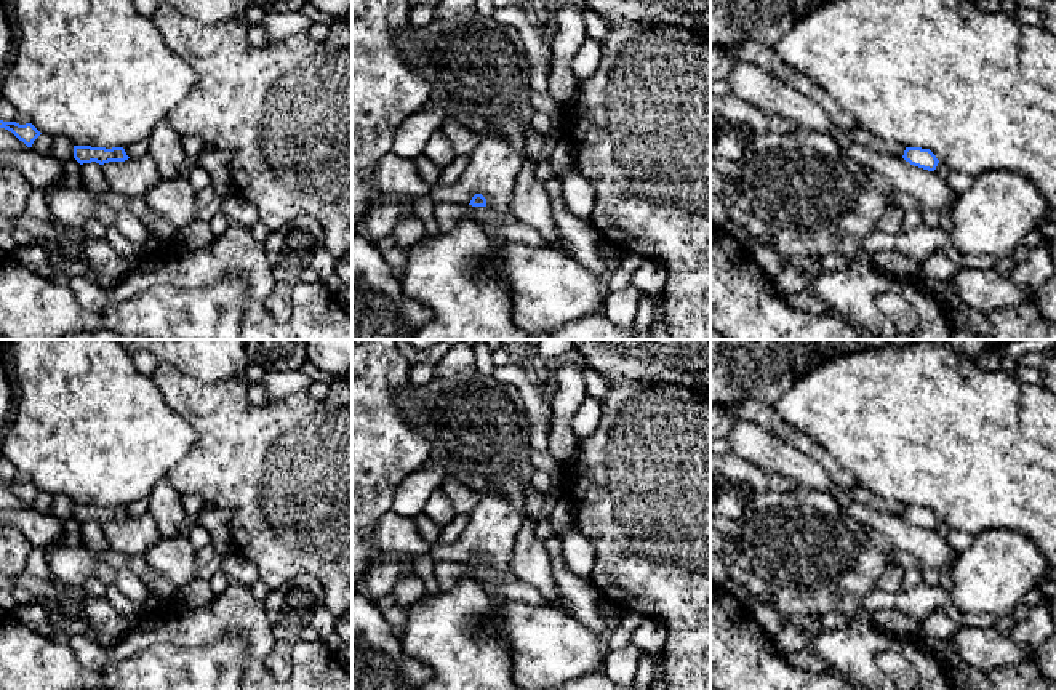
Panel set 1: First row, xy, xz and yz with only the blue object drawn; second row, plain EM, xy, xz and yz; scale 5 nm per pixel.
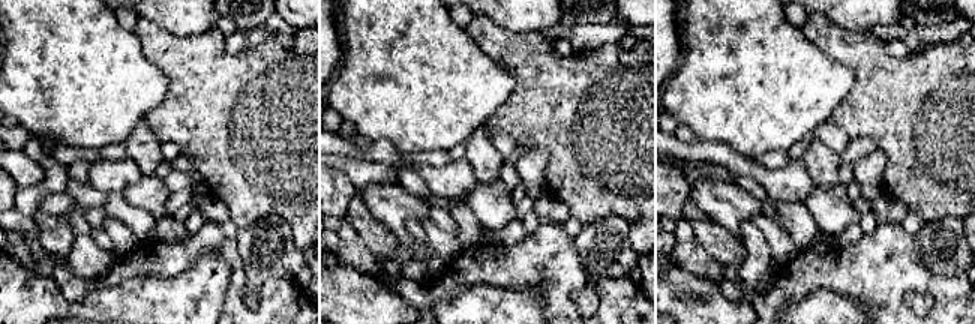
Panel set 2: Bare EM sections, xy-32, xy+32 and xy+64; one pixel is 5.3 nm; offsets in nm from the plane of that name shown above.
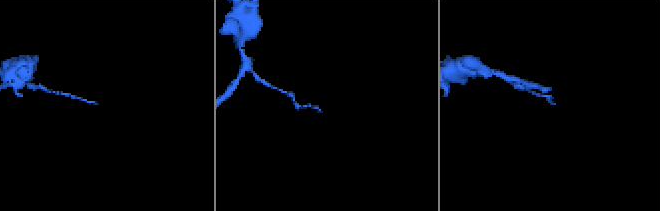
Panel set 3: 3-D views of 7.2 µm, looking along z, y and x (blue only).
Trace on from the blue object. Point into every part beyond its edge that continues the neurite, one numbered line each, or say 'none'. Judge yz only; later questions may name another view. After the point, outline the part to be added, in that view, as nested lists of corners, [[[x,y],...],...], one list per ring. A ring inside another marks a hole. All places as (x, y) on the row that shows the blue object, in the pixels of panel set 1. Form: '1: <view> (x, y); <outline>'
none

